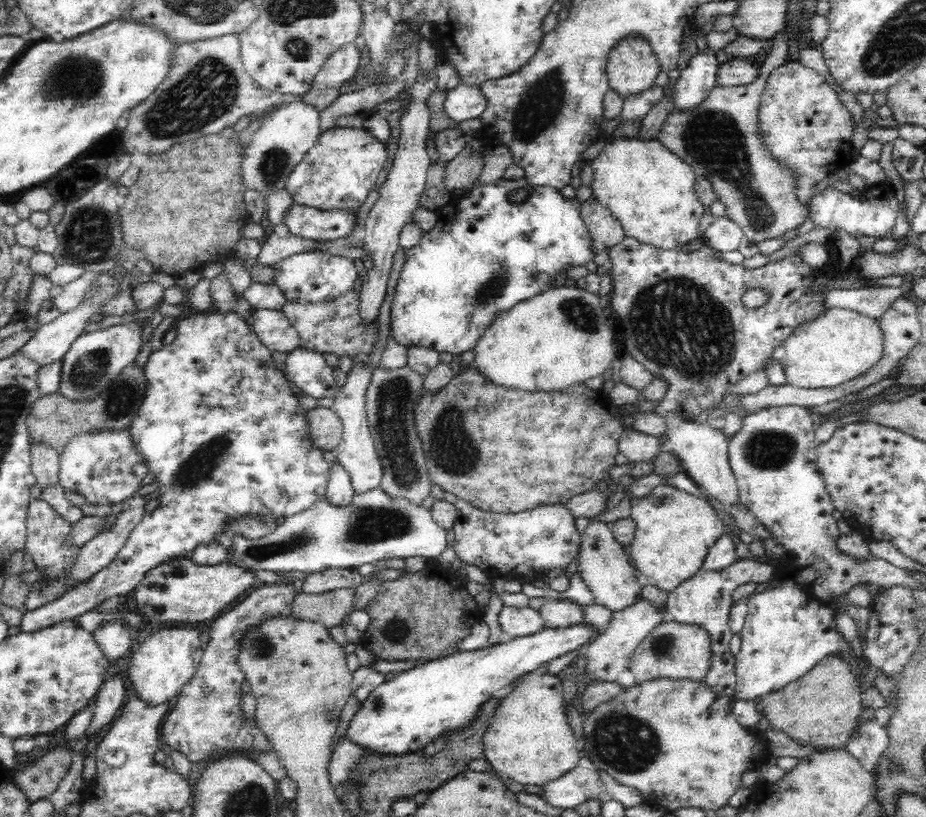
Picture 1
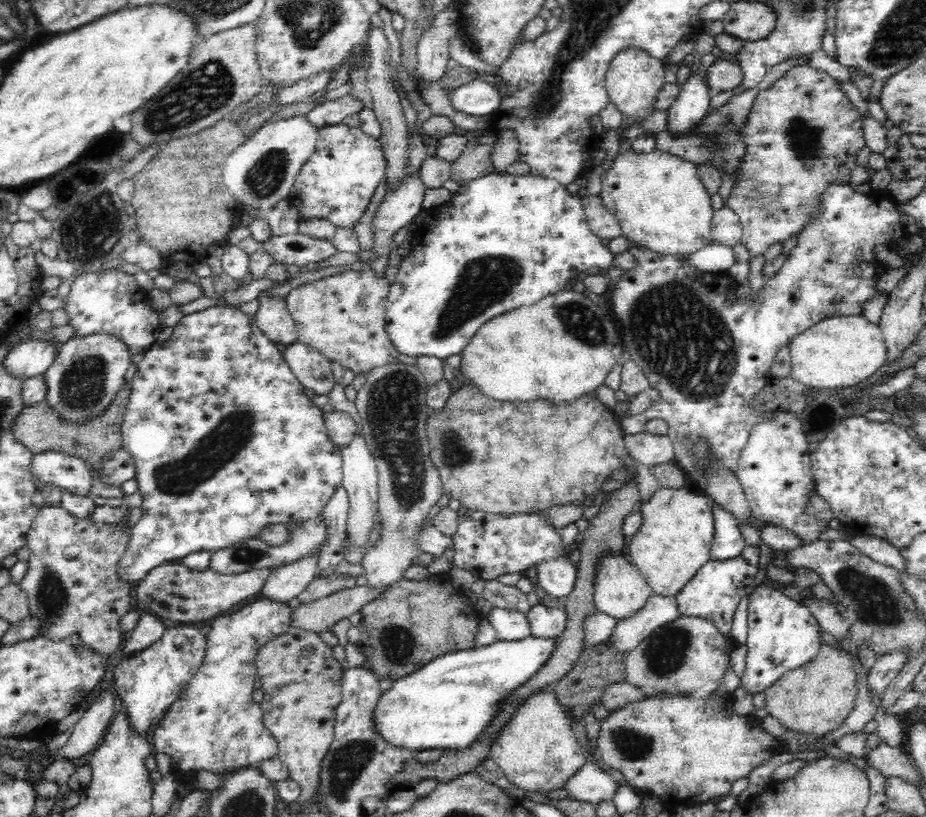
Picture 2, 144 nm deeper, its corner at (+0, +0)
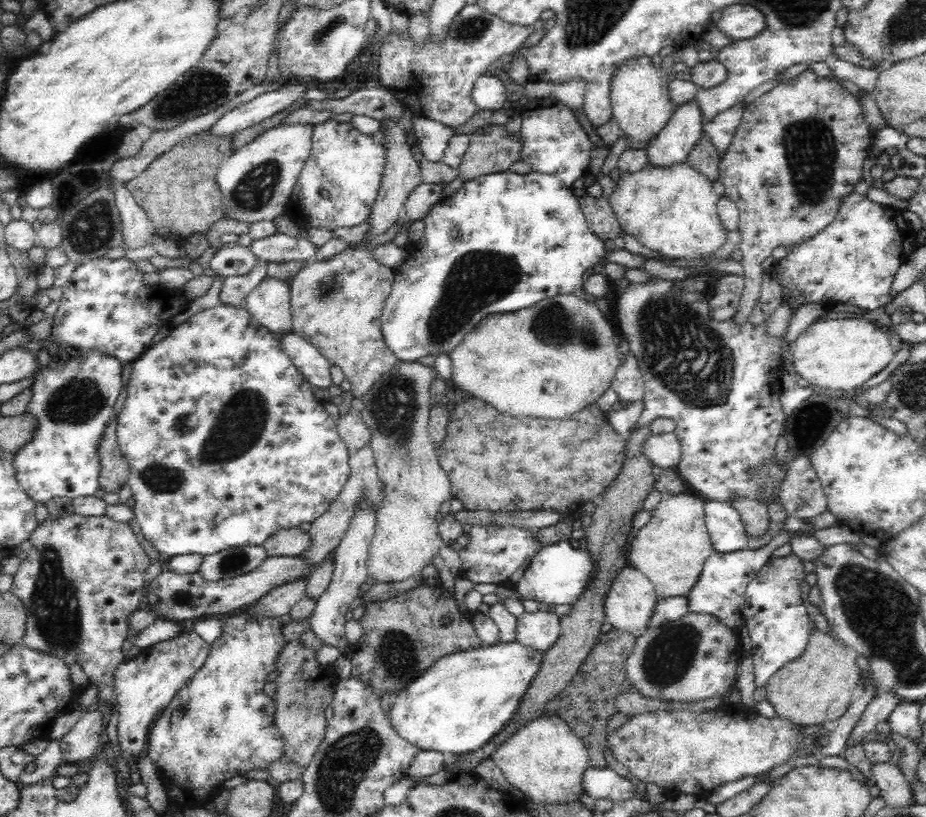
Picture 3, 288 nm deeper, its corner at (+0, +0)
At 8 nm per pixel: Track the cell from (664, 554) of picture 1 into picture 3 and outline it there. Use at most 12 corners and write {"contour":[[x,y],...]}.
{"contour":[[664,496],[628,566],[686,598],[716,552],[700,496]]}

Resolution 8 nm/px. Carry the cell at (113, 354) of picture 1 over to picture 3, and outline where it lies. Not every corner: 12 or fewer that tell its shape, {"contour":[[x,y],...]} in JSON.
{"contour":[[104,352],[52,360],[16,454],[36,502],[100,490],[98,442],[124,364]]}

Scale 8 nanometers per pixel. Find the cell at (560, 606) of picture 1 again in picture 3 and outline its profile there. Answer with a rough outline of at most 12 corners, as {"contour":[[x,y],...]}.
{"contour":[[552,612],[518,616],[516,644],[546,654],[560,638]]}

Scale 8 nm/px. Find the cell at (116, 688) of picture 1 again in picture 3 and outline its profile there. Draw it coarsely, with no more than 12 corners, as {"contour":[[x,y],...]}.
{"contour":[[86,710],[60,742],[64,764],[98,754],[102,714]]}

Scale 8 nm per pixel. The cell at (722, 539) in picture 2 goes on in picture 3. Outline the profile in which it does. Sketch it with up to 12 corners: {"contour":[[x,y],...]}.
{"contour":[[706,502],[706,526],[720,554],[748,548],[750,534],[728,502]]}

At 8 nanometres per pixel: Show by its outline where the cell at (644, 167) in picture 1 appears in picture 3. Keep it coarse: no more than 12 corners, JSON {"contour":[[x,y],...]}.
{"contour":[[646,166],[610,198],[622,232],[670,260],[726,244],[714,182]]}

